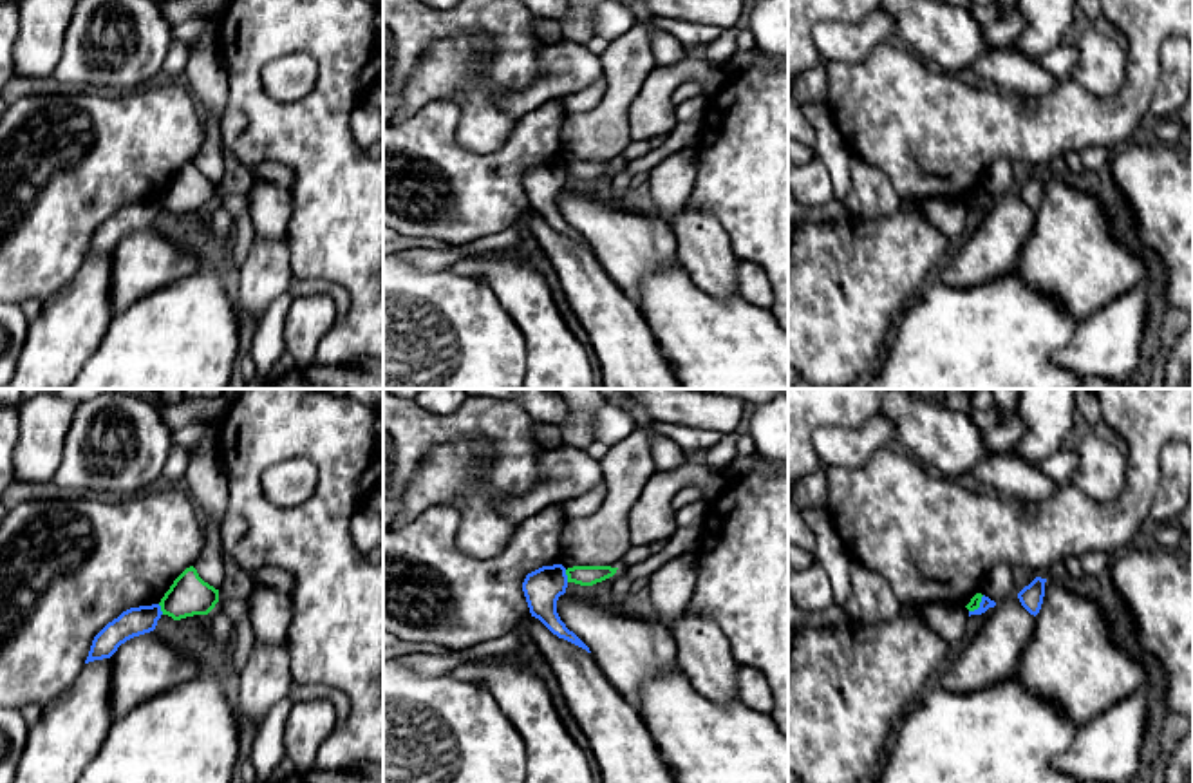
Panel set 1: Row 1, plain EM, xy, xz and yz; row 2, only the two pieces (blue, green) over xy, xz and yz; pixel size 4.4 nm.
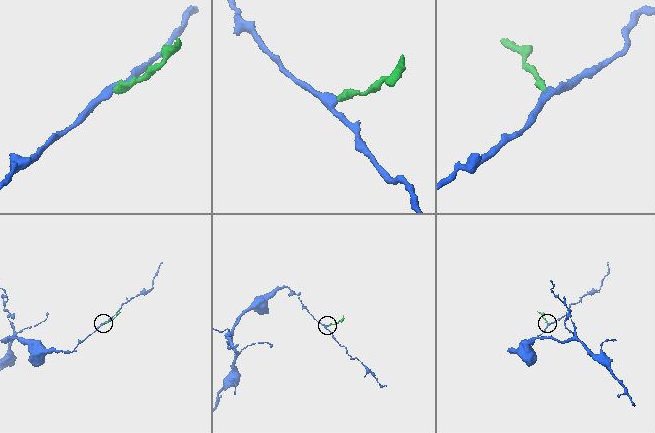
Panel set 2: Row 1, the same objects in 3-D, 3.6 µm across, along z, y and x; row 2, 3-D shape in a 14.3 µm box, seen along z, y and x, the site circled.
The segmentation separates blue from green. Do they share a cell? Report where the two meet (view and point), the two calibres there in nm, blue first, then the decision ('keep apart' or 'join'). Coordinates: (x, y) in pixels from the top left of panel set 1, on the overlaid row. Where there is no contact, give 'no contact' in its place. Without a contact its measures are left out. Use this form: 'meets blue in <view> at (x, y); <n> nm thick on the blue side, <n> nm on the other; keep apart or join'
meets blue in xz at (566, 575); 160 nm thick on the blue side, 100 nm on the other; keep apart

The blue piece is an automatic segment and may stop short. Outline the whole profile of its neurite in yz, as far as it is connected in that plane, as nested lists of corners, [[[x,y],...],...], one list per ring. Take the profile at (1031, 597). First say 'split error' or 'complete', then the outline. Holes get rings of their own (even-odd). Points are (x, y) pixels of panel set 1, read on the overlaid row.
complete; [[[1036,577],[1029,586],[1025,586],[1018,593],[1021,606],[1034,617],[1039,613],[1043,604],[1045,582],[1047,579]]]

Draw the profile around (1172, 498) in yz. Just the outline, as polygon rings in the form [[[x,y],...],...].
[[[1170,443],[1160,458],[1160,485],[1150,510],[1150,526],[1175,524],[1189,505],[1193,486],[1193,450],[1182,443]]]

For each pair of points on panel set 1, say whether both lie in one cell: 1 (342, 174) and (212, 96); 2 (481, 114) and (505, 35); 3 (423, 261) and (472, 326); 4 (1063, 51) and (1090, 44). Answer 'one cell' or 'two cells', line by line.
1: two cells
2: one cell
3: two cells
4: two cells

